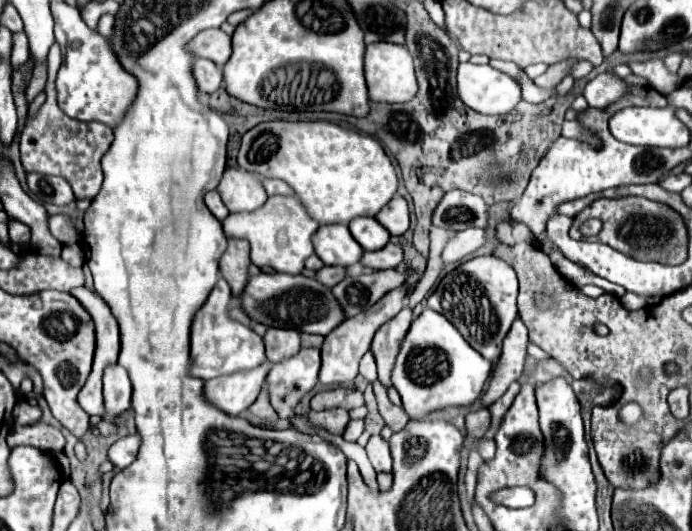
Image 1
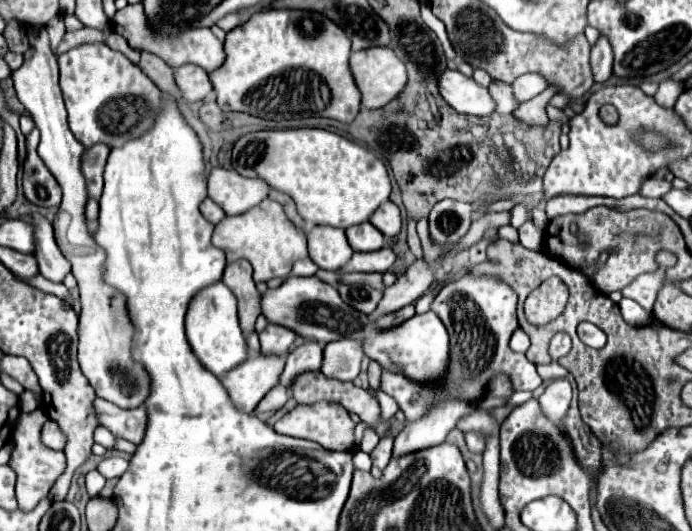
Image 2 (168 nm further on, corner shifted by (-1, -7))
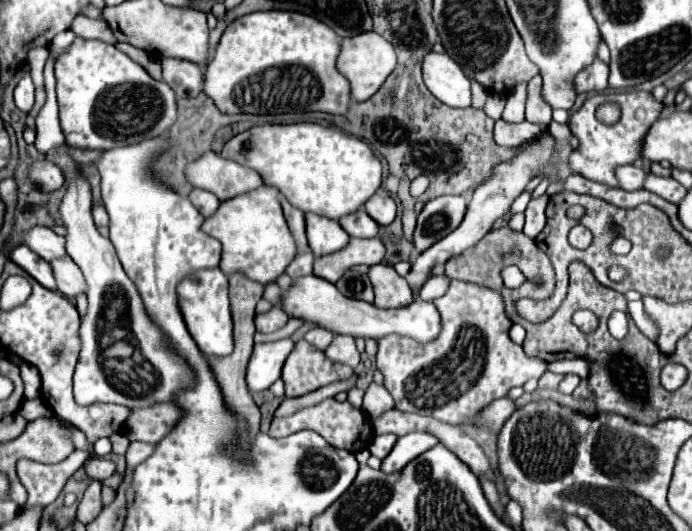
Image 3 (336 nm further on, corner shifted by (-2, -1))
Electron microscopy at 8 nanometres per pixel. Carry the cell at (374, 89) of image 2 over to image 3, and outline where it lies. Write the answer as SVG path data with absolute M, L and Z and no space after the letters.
M372 30L368 34L358 34L356 38L342 38L340 42L340 58L336 60L336 68L340 70L340 74L348 78L352 98L358 102L364 102L372 94L376 94L376 90L384 84L394 66L396 66L394 46Z

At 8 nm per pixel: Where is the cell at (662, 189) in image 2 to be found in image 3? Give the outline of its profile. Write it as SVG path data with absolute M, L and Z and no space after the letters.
M618 166L616 178L620 182L620 188L624 190L638 190L642 188L642 180L646 178L646 170L636 168L636 166Z

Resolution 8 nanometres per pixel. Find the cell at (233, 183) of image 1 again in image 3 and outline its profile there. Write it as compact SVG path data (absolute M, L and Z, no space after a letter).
M212 150L204 152L200 158L186 166L186 178L194 188L208 190L220 200L230 200L264 184L254 170L226 160Z

